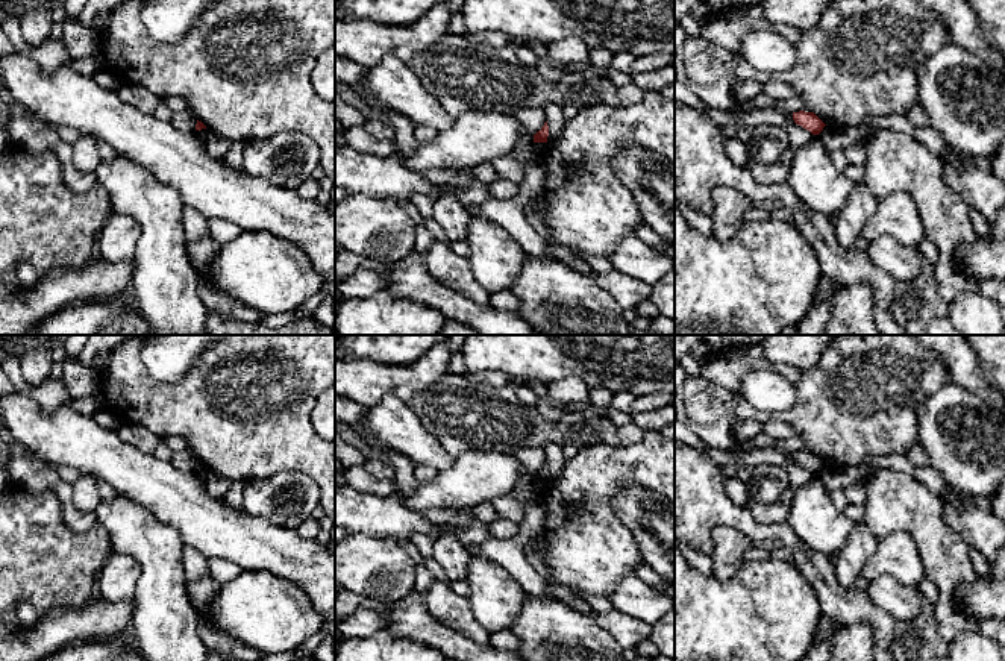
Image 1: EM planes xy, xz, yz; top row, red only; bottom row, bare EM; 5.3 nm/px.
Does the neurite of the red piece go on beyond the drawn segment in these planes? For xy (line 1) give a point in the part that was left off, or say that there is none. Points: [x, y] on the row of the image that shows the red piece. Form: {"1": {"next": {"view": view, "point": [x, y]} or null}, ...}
{"1": {"next": null}}

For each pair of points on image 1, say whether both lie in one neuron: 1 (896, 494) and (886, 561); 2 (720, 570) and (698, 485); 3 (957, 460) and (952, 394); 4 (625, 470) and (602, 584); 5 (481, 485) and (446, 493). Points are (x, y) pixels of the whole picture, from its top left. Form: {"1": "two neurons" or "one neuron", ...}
{"1": "two neurons", "2": "two neurons", "3": "one neuron", "4": "one neuron", "5": "one neuron"}

